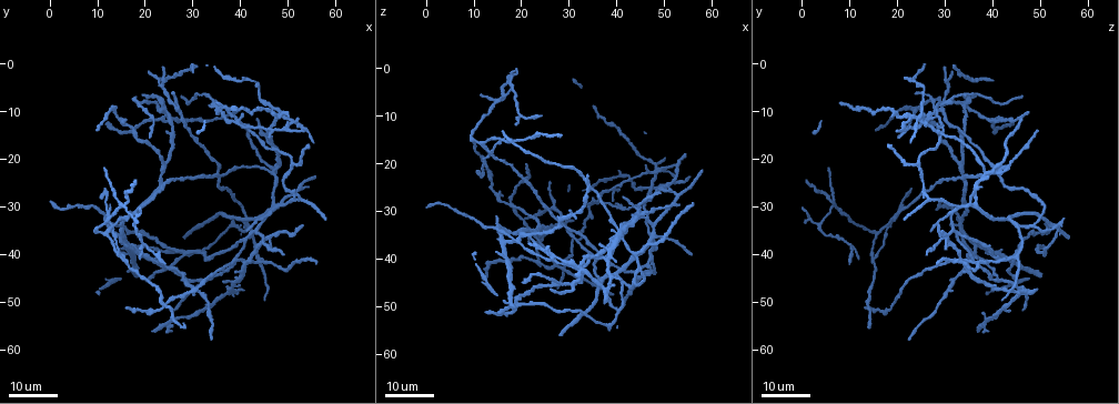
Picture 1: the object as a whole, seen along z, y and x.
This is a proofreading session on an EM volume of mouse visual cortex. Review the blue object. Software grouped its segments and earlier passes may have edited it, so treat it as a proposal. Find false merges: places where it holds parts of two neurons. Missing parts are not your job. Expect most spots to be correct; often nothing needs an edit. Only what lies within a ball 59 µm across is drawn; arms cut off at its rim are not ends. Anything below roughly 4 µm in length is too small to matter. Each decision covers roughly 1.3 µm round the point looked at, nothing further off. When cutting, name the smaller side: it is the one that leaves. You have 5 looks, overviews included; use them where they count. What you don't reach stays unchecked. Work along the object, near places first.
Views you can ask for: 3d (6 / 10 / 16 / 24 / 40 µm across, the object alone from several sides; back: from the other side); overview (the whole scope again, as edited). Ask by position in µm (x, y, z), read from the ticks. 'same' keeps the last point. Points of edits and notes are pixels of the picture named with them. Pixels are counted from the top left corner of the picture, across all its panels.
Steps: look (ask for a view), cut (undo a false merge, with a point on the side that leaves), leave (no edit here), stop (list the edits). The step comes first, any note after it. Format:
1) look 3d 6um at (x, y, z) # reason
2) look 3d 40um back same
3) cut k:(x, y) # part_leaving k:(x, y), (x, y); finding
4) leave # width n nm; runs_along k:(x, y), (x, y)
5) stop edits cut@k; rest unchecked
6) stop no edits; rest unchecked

look 3d 16um at (27.0, 9.5, 29.0) # arms part here

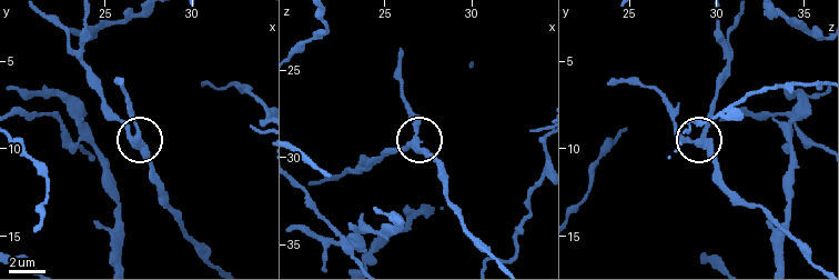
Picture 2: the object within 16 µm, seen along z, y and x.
look 3d 10um at (26.7, 9.6, 29.0) # zoom in

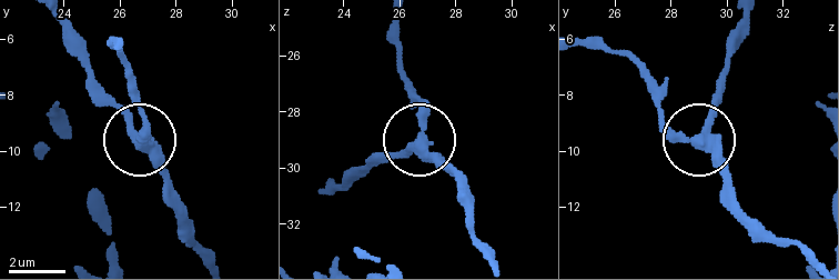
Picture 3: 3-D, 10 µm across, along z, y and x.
look 3d 10um back at (26.6, 9.5, 29.1) # other side

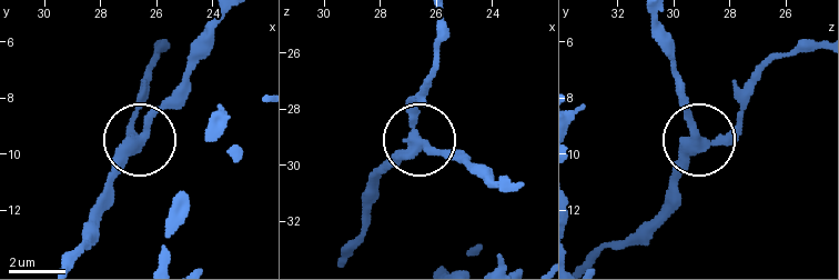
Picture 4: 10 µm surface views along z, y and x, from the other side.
leave # side_arm 7 um; arms 3; continuous, no second neuron

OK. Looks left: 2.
look 3d 24um at (15.5, 30.0, 6.5) # four or more arms meet

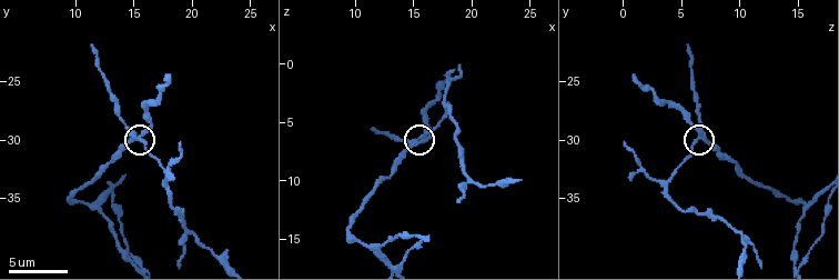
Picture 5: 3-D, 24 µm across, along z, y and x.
look 3d 6um at (15.6, 29.8, 6.4) # closer look

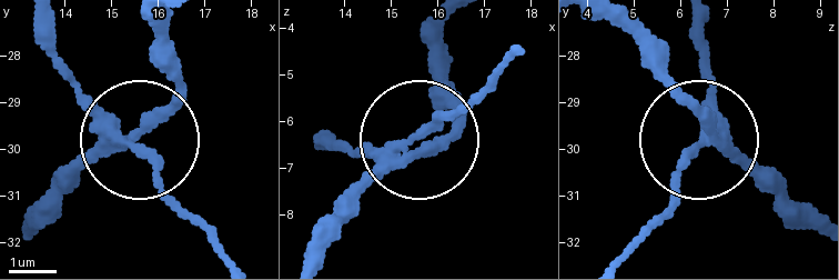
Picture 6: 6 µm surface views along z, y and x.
cut 6:(155, 179) # arms 4; part_leaving 6:(120, 139), (223, 254); two neurons meet here

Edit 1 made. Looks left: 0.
stop edits cut@6; rest unchecked

